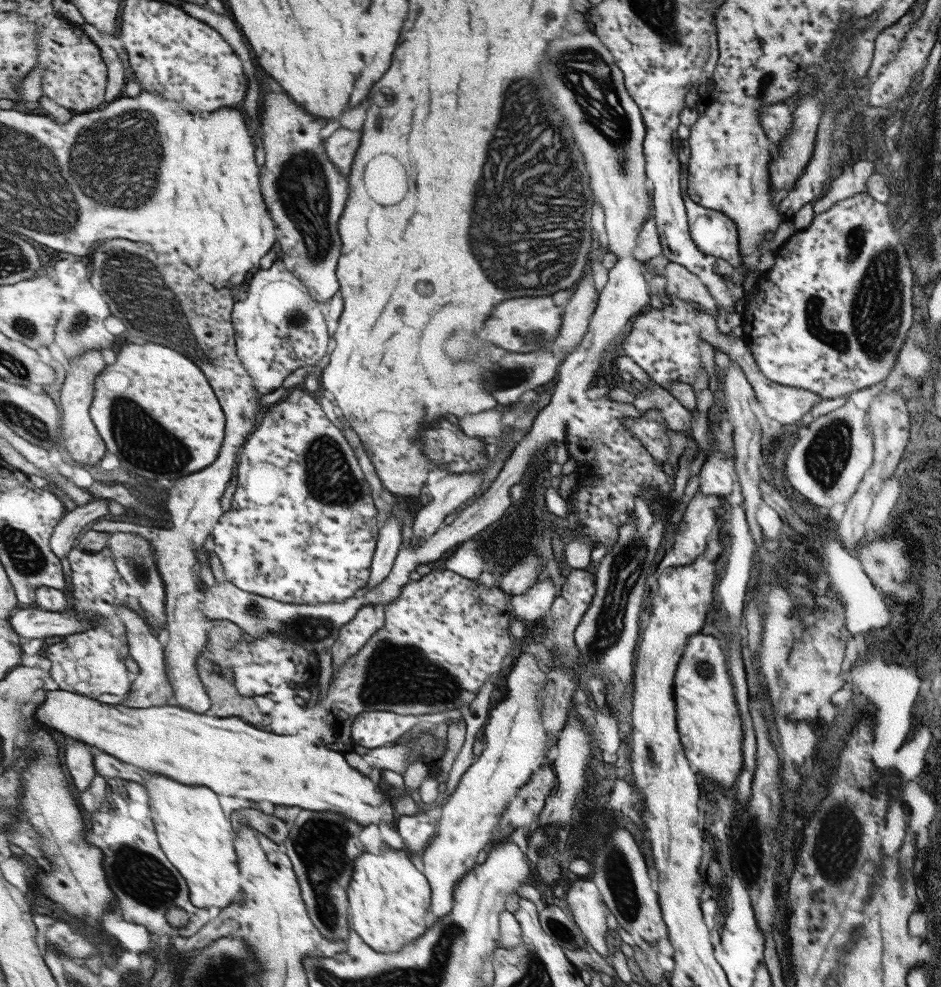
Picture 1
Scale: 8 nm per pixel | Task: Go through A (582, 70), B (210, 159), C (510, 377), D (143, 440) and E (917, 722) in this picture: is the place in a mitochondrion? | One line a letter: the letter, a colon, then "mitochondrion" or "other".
A: mitochondrion
B: other
C: mitochondrion
D: mitochondrion
E: other

